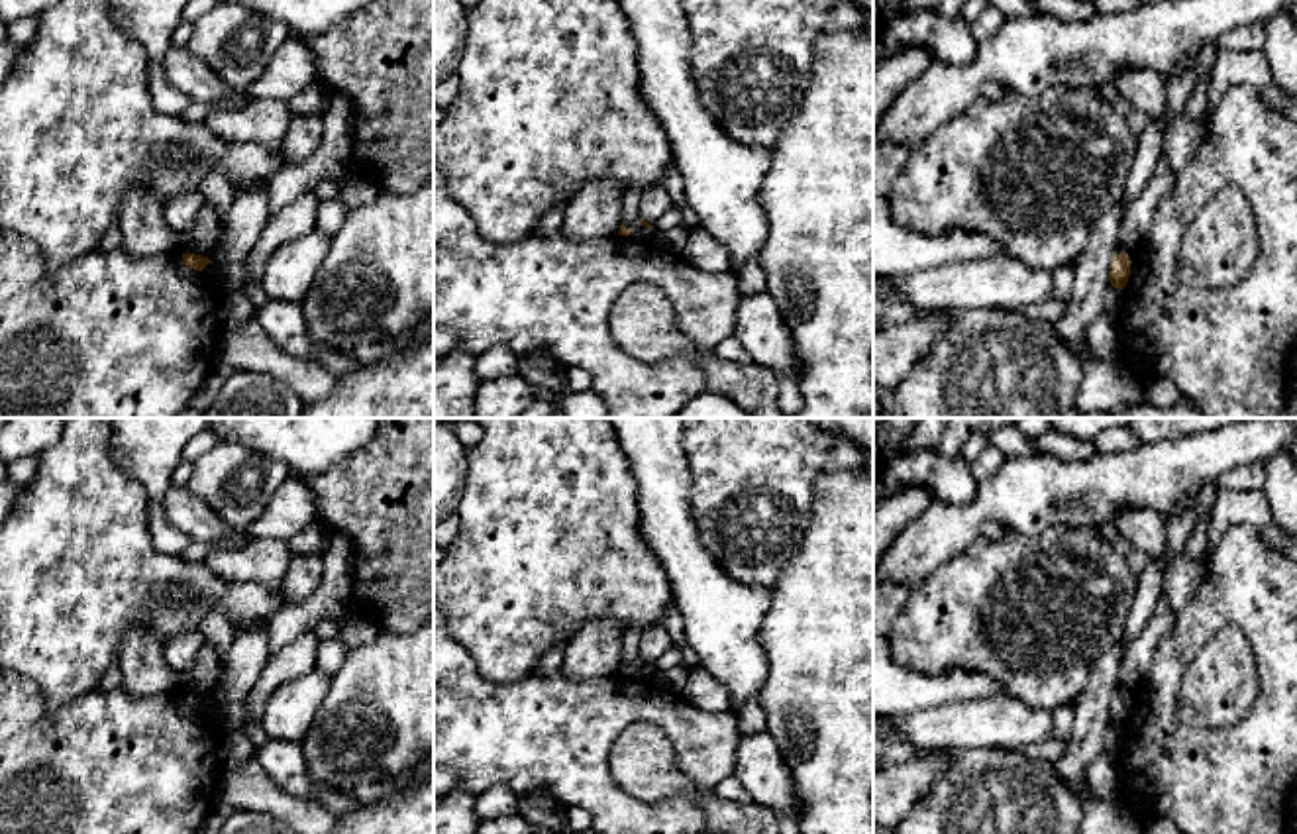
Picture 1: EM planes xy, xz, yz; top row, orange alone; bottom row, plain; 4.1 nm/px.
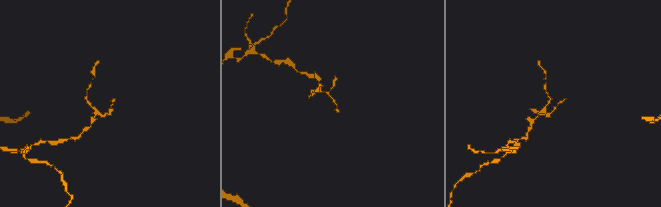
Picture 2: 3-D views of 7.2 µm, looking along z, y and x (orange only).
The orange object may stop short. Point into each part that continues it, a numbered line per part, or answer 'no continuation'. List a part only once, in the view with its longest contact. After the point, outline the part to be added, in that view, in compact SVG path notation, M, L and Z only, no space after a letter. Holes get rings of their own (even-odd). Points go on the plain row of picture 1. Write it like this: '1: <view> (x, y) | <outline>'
no continuation

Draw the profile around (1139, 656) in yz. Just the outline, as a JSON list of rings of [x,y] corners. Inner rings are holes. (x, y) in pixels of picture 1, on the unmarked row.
[[[1160,597],[1142,634],[1126,648],[1118,667],[1118,685],[1122,693],[1138,691],[1154,661],[1154,652],[1162,638],[1171,630],[1175,612]]]

